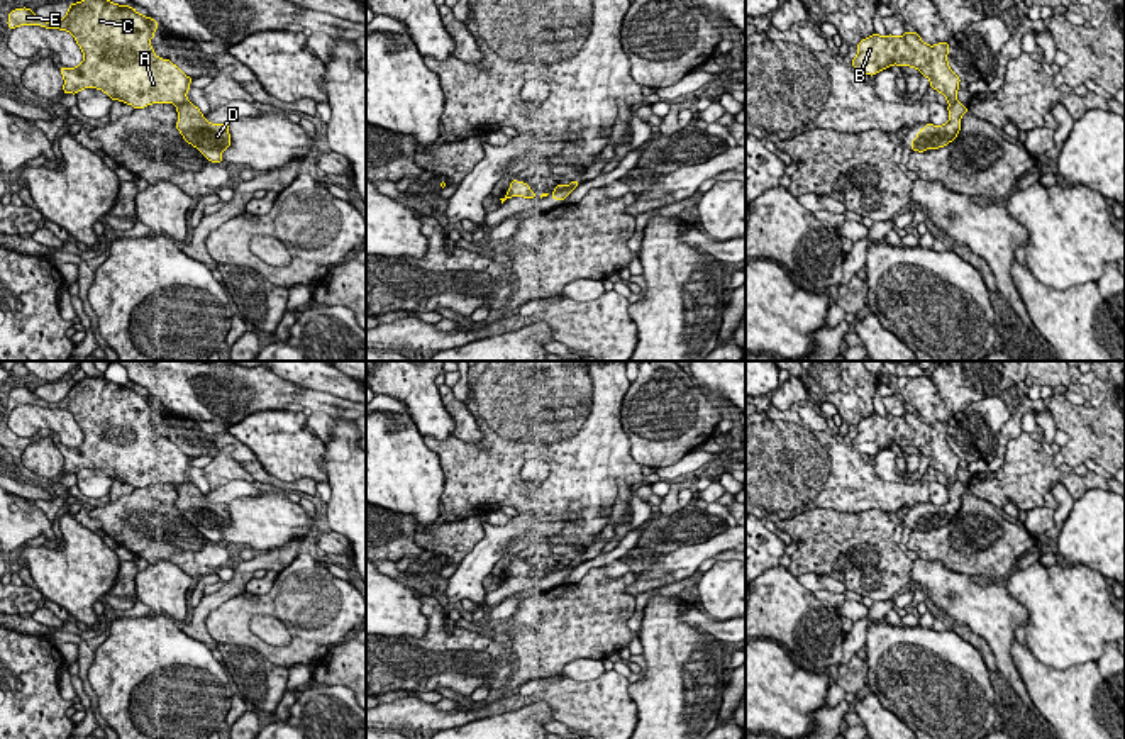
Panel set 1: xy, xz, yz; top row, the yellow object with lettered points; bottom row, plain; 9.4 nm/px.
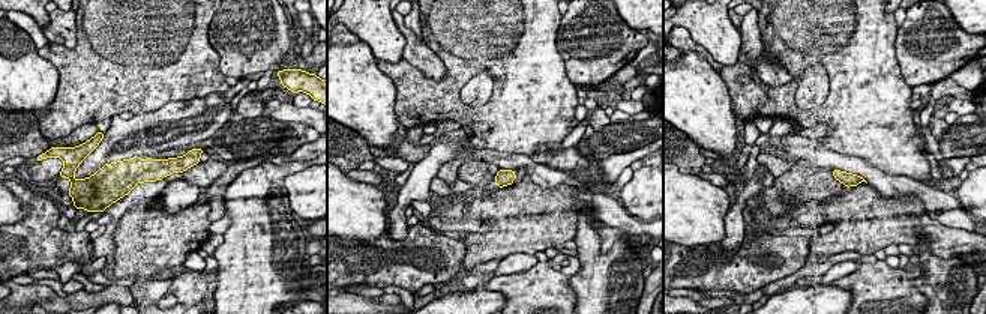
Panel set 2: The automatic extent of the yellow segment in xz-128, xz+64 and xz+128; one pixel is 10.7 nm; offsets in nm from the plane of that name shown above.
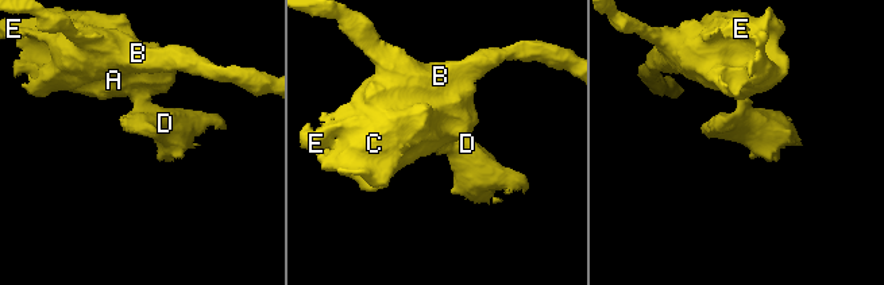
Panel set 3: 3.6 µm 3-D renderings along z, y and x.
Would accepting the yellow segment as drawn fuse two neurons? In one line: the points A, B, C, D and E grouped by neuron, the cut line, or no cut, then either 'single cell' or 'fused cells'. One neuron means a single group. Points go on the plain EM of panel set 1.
groups A B C E / D; cut xy (187, 480), (177, 485); fused cells

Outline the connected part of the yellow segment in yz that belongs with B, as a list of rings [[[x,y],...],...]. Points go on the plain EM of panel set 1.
[[[905,412],[901,417],[873,414],[857,424],[852,439],[856,451],[874,456],[893,444],[912,446],[930,459],[930,466],[940,471],[949,485],[957,481],[961,458],[949,447],[949,422],[925,424],[918,412]]]

